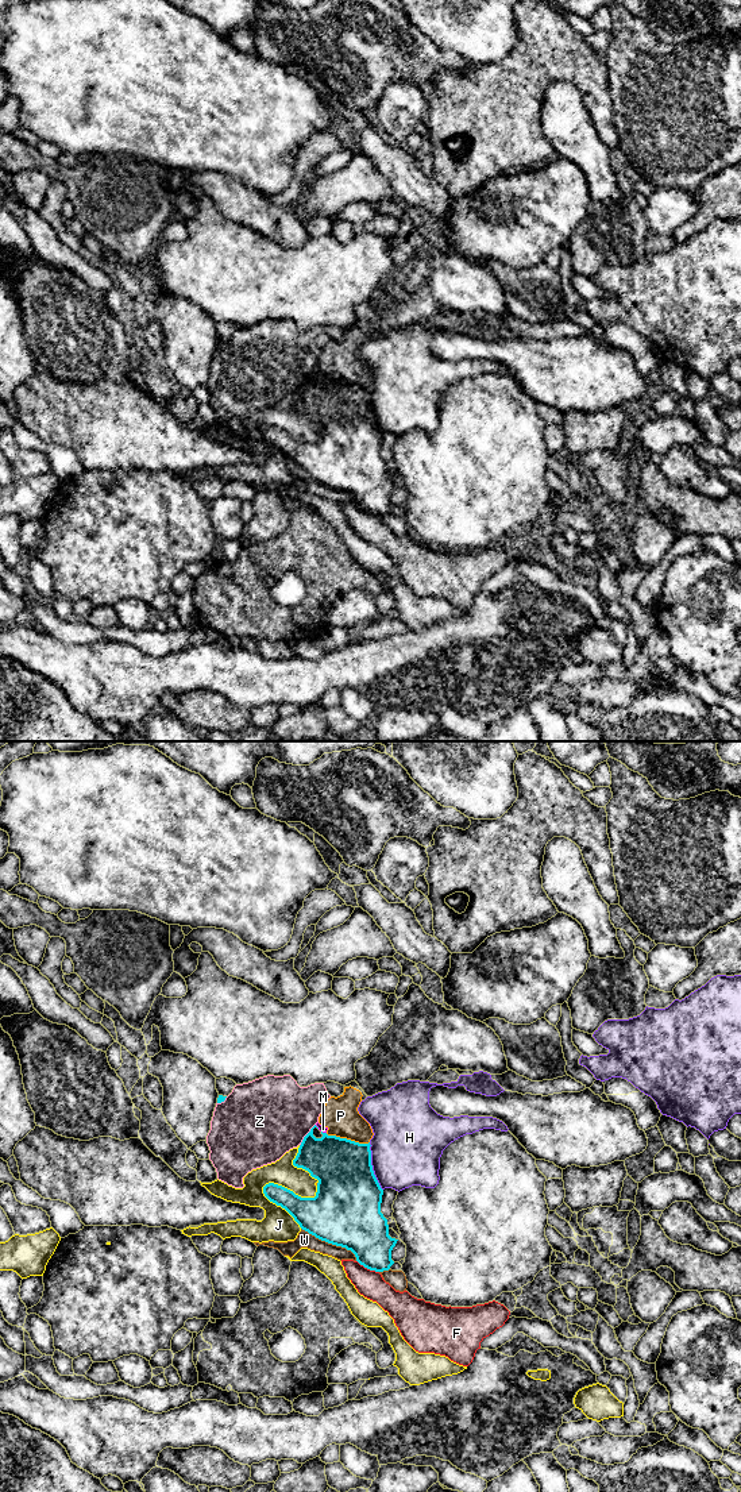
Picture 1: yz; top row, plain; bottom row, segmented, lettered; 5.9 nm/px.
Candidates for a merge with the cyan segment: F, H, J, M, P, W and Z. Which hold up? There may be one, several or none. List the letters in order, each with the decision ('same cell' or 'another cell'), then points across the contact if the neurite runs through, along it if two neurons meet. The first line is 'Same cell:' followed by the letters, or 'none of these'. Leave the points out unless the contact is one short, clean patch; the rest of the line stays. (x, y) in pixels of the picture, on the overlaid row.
Same cell: none of these
F: another cell
H: another cell
J: another cell
M: another cell; border yz (321, 1130), (325, 1133)
P: another cell
W: another cell
Z: another cell

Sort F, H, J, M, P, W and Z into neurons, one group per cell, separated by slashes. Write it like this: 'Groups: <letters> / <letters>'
Groups: F / H / J M P / W / Z

